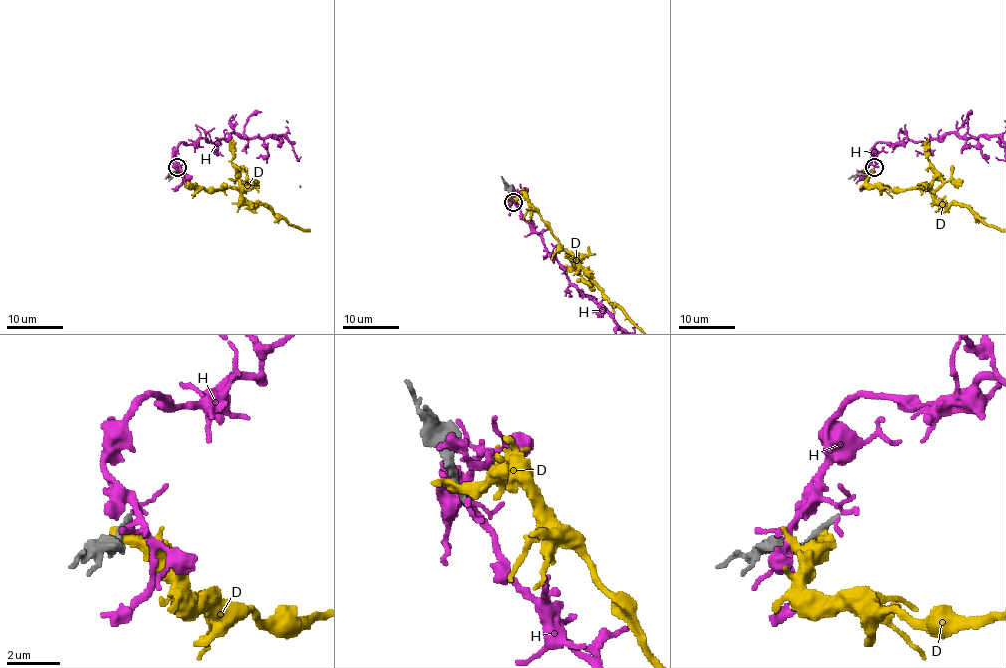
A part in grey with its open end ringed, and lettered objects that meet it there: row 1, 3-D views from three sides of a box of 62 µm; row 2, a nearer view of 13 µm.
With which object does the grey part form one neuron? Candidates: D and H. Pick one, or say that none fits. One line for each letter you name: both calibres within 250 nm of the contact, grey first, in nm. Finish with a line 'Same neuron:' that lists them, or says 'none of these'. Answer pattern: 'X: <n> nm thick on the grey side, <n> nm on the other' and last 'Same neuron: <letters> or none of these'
Same neuron: none of these

